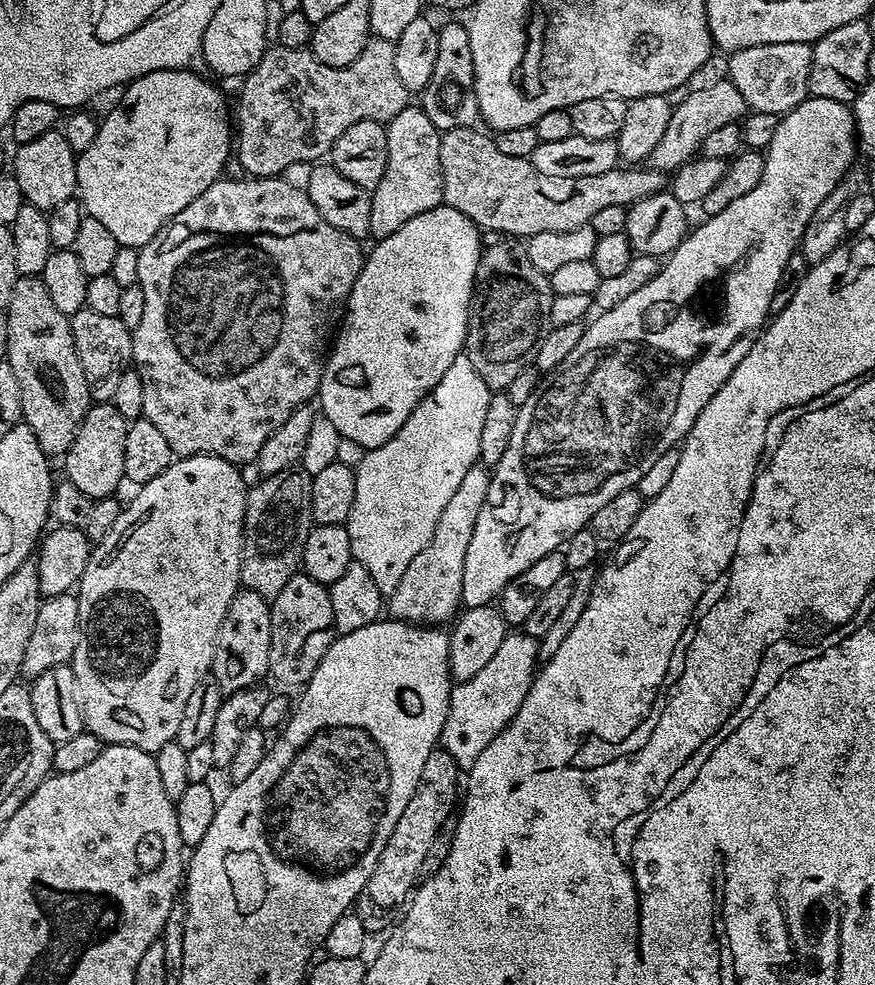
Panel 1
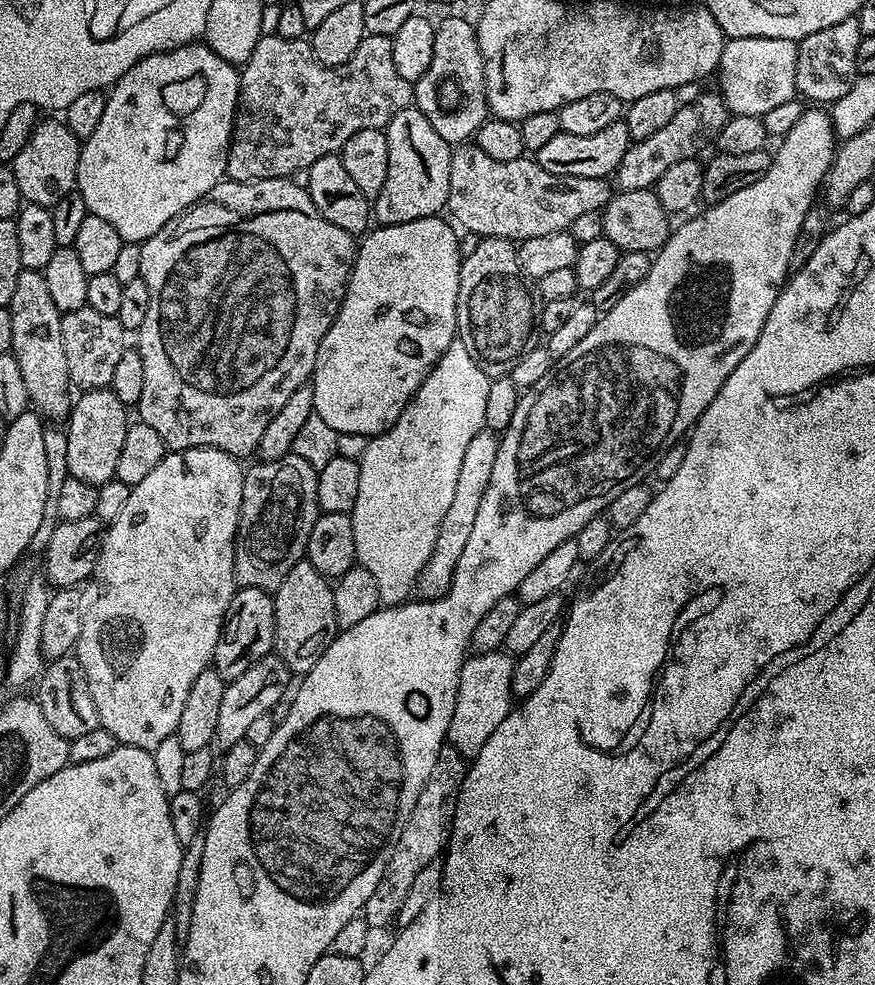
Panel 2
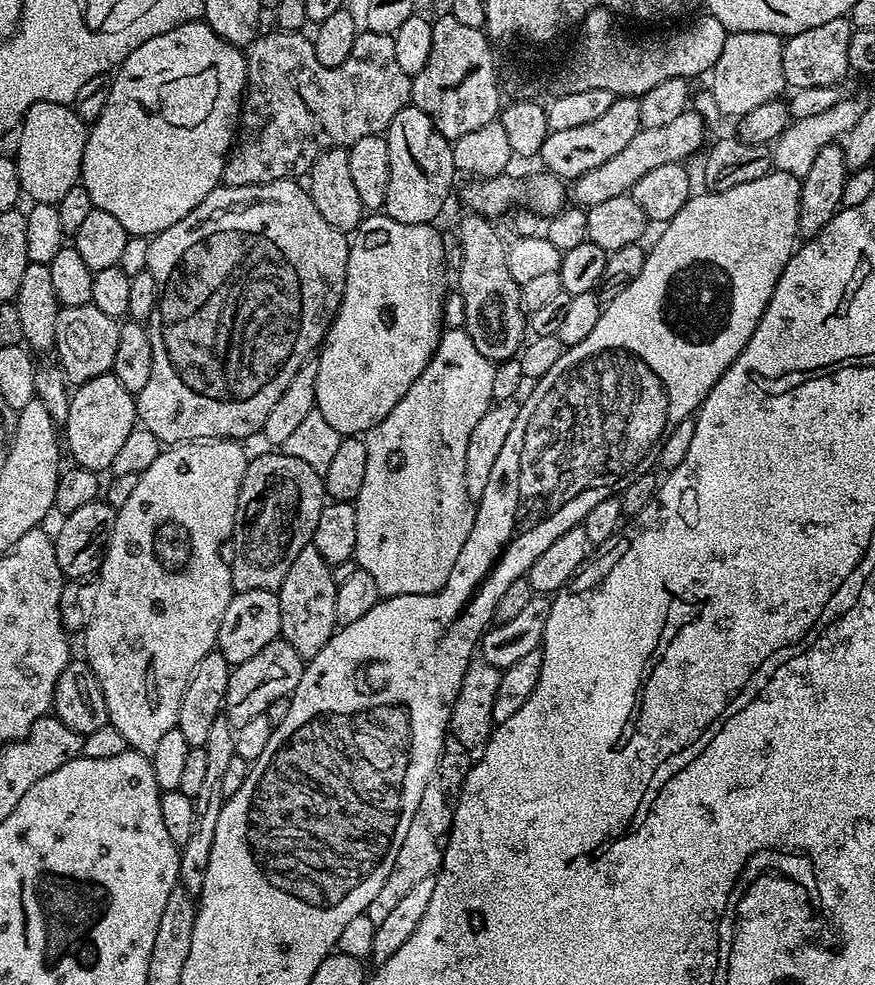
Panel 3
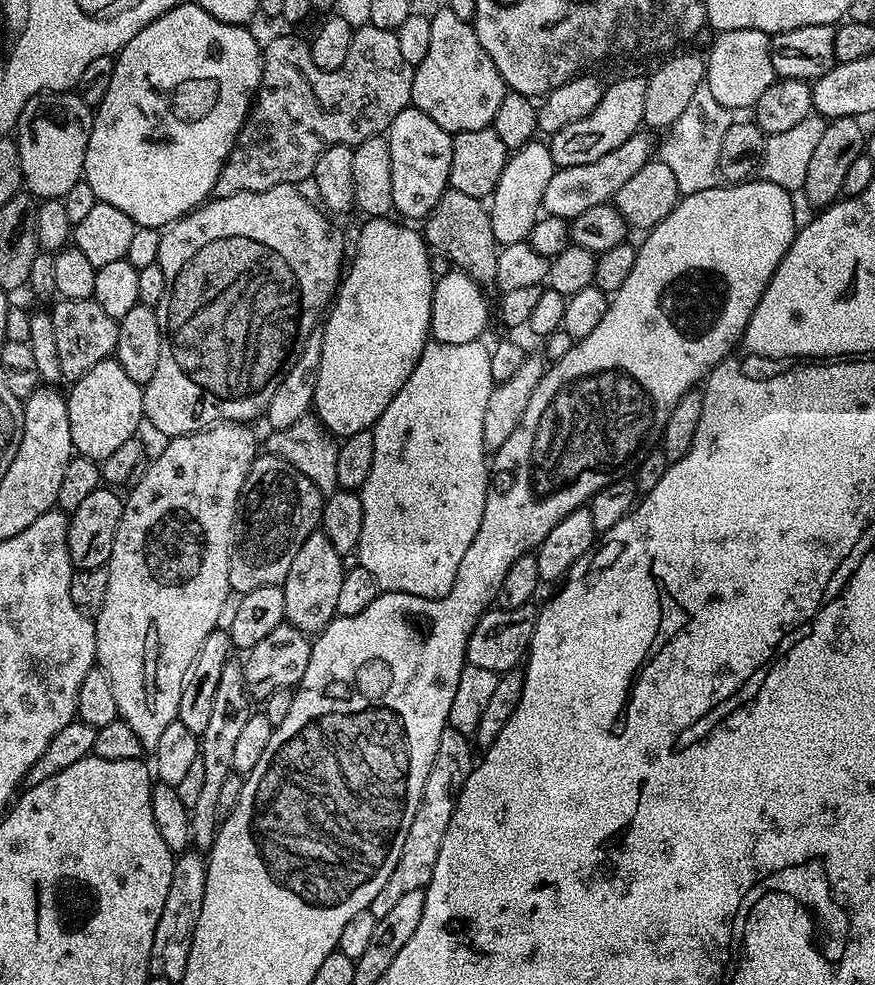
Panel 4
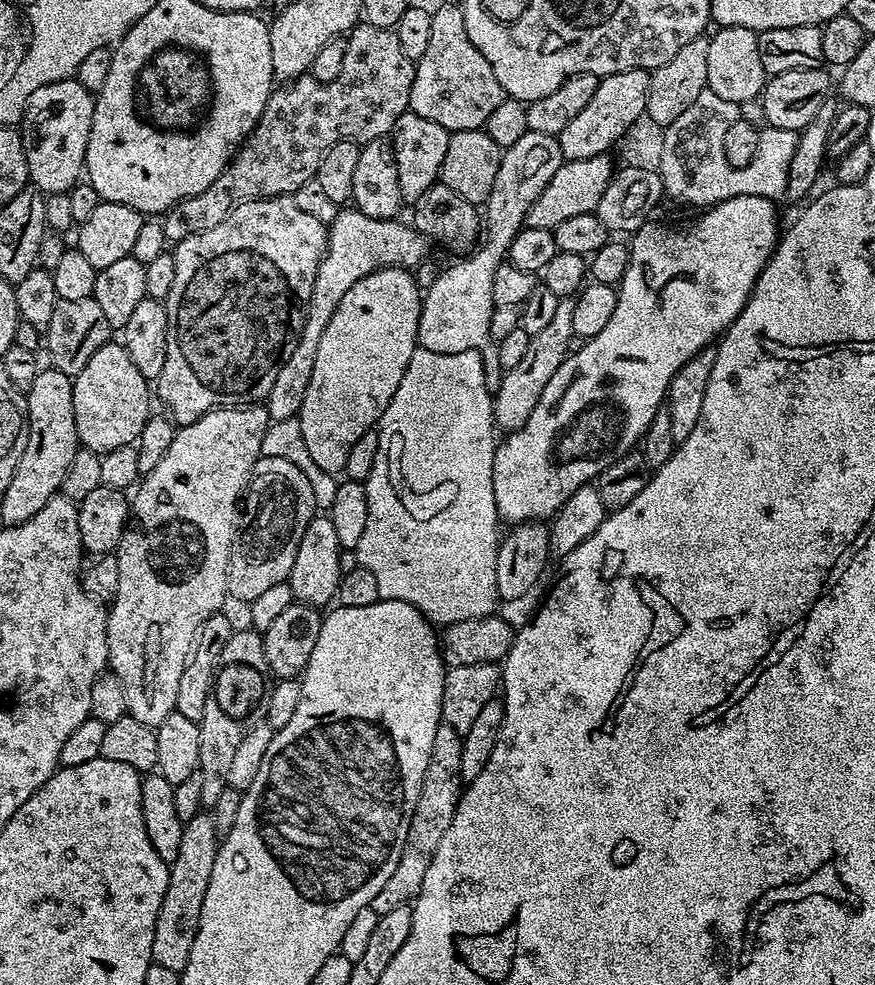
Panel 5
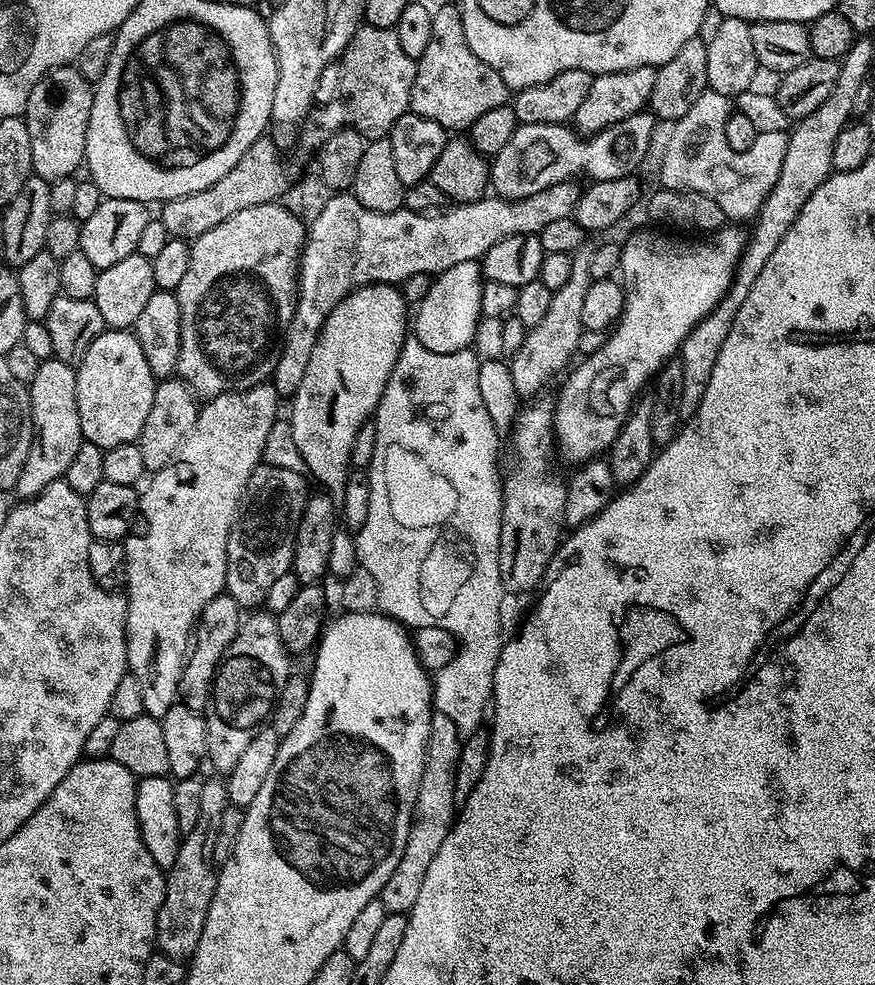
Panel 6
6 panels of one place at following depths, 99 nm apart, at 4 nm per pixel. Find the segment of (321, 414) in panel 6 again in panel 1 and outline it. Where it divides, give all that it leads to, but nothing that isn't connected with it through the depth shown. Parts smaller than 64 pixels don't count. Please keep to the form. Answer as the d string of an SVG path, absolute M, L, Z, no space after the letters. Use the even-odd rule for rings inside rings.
M442 203L434 210L426 210L426 214L418 214L418 218L410 218L410 222L398 226L398 230L394 230L394 234L379 237L375 241L376 245L373 246L372 252L370 248L370 251L365 255L364 265L358 274L358 282L354 282L354 290L348 299L348 307L342 317L342 323L335 333L334 343L324 361L324 373L320 379L318 393L319 411L326 418L330 418L330 422L334 422L334 430L338 430L340 437L347 443L349 440L350 443L357 444L360 450L367 450L382 446L382 442L390 442L390 438L394 438L394 434L398 434L398 430L402 430L402 422L406 422L406 418L410 418L410 414L418 406L418 402L422 402L424 395L430 390L434 390L434 386L438 386L438 382L442 382L442 374L446 374L446 370L450 370L454 358L458 358L464 352L472 287L476 281L476 271L482 251L480 236L482 237L481 229L477 228L473 220L466 218L466 214L462 214L462 210L454 210L449 204Z

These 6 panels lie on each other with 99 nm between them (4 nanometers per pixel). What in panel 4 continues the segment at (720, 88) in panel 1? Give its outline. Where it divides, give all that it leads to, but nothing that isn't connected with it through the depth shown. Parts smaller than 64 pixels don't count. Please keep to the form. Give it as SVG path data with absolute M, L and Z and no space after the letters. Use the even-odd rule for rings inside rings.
M637 134L622 142L618 150L610 150L610 154L602 154L598 162L586 166L557 168L556 173L550 178L550 183L546 185L543 211L549 216L557 216L570 222L578 214L583 214L593 206L602 206L615 201L618 190L622 190L623 184L634 178L634 174L638 174L638 170L642 170L642 166L646 166L649 159L648 140L644 134Z

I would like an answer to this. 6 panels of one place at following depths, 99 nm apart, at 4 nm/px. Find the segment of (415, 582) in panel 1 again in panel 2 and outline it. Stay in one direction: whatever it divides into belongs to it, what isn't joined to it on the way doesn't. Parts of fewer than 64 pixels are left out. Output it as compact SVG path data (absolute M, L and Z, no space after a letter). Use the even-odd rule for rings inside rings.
M482 430L474 434L474 438L470 438L470 443L466 446L466 454L458 470L454 499L450 501L450 506L442 518L442 526L438 526L438 542L434 542L430 562L422 566L420 576L416 579L415 591L423 599L438 600L450 590L456 573L456 563L458 558L462 558L462 550L466 550L466 542L474 530L478 506L482 506L482 494L486 494L486 486L490 486L490 474L494 471L494 461L498 458L499 445L500 436L495 431Z

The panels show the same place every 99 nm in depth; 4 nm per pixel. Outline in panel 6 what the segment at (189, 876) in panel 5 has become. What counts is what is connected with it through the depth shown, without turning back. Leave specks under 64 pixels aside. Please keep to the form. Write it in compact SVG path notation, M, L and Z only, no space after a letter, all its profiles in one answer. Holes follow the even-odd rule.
M220 778L212 779L216 780L205 779L202 786L198 822L194 822L194 830L183 833L178 858L174 858L174 866L166 869L166 890L162 906L158 910L156 948L163 955L181 962L187 961L196 953L198 938L202 938L202 926L206 926L206 914L210 910L210 902L216 889L214 842L218 842L218 830L222 826L222 810L226 810L230 805L227 783Z

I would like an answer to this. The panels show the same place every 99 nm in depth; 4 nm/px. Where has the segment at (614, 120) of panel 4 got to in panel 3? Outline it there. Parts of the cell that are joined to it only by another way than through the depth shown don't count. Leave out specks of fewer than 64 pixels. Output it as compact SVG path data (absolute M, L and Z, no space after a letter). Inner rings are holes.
M631 96L619 97L606 114L601 114L595 122L586 122L586 126L574 126L571 130L549 132L546 142L542 142L539 163L545 164L547 171L553 176L559 176L571 182L576 177L586 174L586 170L594 170L594 166L602 166L614 154L620 153L638 134L640 126L640 101Z

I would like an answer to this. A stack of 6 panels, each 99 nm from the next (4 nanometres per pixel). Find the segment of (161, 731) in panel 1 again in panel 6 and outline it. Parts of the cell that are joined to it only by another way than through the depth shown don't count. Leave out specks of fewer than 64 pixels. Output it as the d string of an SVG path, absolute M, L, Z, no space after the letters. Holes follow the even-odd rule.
M271 382L256 384L253 388L243 388L241 392L227 392L221 396L211 397L205 403L208 405L205 406L204 404L199 409L196 424L193 426L192 432L185 438L180 451L176 453L175 459L170 461L164 469L151 473L150 479L147 481L147 484L149 483L148 489L139 493L138 523L135 525L134 530L129 532L122 541L124 553L126 554L126 595L128 597L128 613L124 623L124 632L128 635L128 672L134 678L138 678L138 683L142 686L142 704L147 715L157 718L162 717L166 714L166 710L170 710L172 704L177 703L184 661L190 651L190 641L196 627L196 621L199 620L206 602L210 602L225 591L228 532L232 528L232 521L238 515L244 489L248 486L252 471L261 467L264 459L266 434L270 434L270 426L274 426L274 422L278 418L276 403L278 403L276 388Z

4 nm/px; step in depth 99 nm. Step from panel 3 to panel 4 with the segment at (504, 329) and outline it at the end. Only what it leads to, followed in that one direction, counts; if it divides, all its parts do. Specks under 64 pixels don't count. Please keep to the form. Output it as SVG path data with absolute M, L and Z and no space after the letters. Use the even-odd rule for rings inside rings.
M449 187L432 213L423 221L422 235L428 241L429 249L444 252L459 271L477 284L488 286L495 281L498 245L494 230L490 230L490 218L484 200L475 200L470 198L470 194L462 194Z

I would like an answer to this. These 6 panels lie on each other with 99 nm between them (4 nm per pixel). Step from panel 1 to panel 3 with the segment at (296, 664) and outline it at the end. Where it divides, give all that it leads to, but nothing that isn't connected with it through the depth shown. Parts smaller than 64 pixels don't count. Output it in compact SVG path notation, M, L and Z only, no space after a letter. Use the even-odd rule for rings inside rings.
M310 543L298 550L298 558L294 558L290 570L286 570L286 578L282 578L282 586L278 589L282 614L280 636L305 658L318 654L318 650L330 642L338 627L334 614L338 580L335 575L332 577L332 572L333 565L327 564L322 554L318 554L316 547Z

